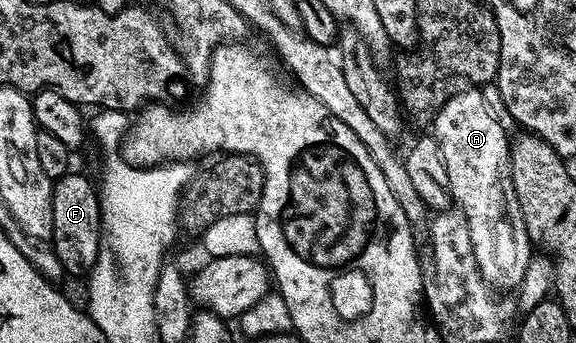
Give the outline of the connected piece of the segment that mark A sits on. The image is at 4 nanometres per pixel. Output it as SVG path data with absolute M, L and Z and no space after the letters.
M455 90L432 115L432 134L442 144L450 197L466 219L480 273L495 289L518 289L532 258L532 240L526 232L526 222L522 220L520 201L510 176L512 139L506 136L489 101L478 92L481 90L466 90L470 91Z

